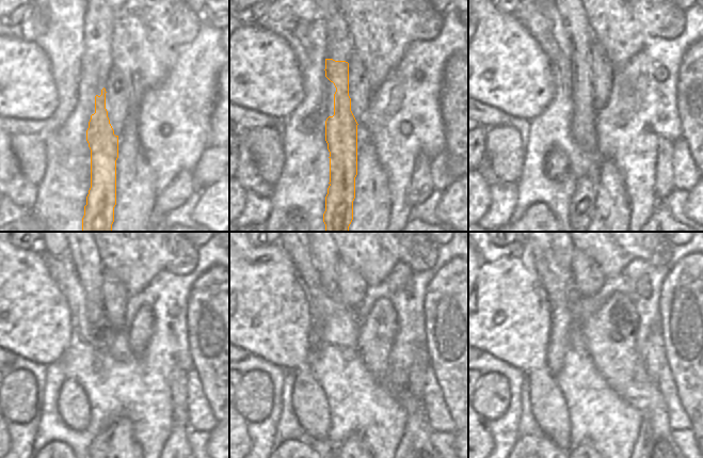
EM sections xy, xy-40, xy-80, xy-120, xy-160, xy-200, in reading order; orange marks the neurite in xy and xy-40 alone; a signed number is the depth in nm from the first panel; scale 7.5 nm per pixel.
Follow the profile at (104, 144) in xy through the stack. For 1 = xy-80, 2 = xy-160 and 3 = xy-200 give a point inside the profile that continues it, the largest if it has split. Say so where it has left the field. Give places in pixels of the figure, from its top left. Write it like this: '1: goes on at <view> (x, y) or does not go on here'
1: goes on at xy-80 (572, 15)
2: goes on at xy-160 (325, 256)
3: goes on at xy-200 (563, 253)

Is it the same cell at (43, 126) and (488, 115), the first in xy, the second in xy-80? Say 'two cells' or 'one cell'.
one cell

